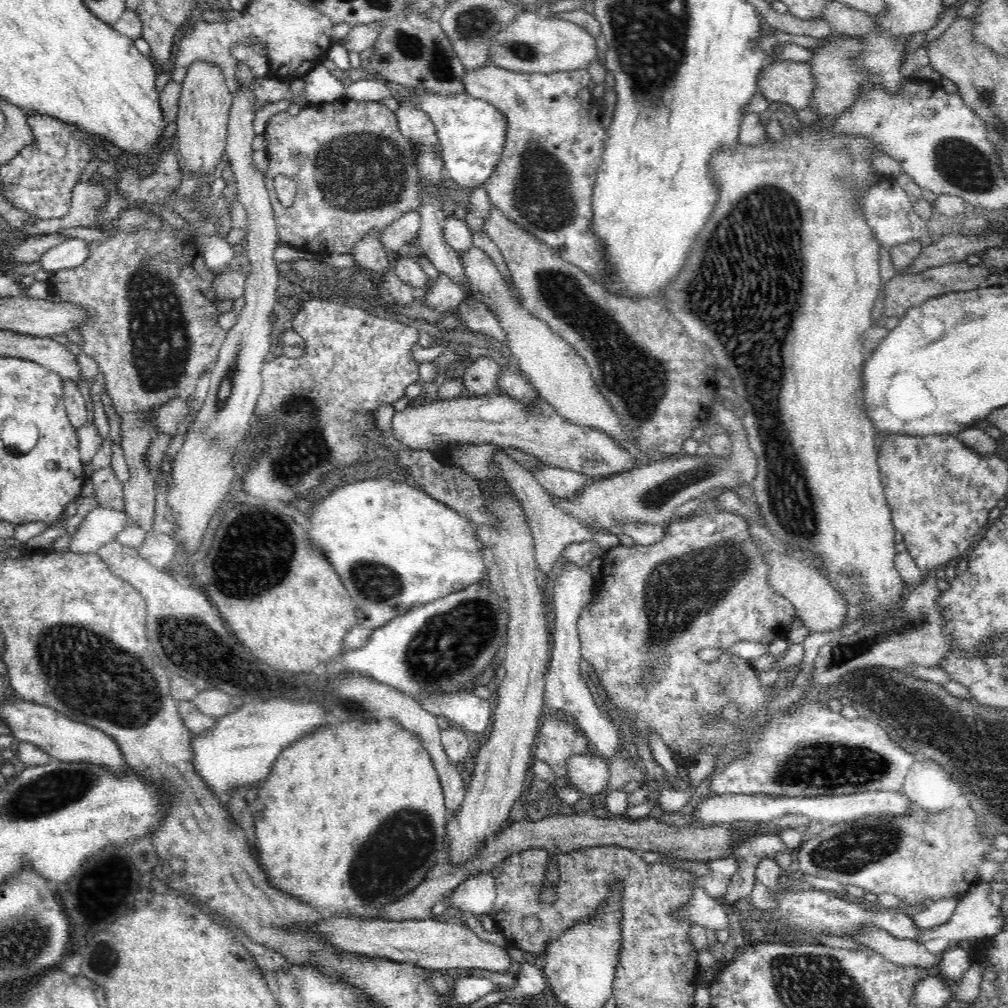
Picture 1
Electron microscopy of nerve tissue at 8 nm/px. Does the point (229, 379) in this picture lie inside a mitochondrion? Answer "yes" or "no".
yes

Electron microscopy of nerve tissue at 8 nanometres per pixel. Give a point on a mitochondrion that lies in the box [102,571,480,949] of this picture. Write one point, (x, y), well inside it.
(398, 854)

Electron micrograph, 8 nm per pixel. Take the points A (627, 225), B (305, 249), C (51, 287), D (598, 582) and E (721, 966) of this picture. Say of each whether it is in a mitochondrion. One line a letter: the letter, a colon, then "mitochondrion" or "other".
A: other
B: other
C: other
D: other
E: other

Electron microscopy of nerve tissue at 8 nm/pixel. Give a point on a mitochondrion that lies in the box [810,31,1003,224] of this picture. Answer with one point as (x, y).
(958, 162)

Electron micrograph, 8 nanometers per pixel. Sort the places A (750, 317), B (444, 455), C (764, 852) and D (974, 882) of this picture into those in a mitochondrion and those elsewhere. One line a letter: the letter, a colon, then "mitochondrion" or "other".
A: mitochondrion
B: other
C: other
D: other

